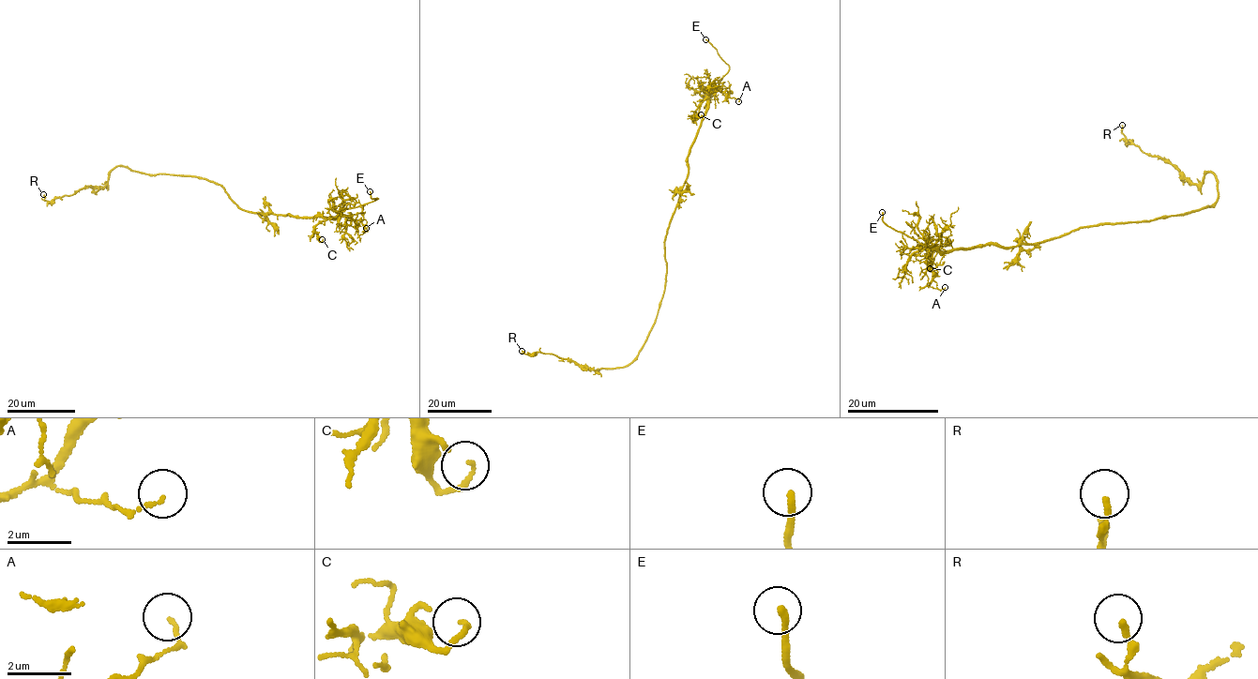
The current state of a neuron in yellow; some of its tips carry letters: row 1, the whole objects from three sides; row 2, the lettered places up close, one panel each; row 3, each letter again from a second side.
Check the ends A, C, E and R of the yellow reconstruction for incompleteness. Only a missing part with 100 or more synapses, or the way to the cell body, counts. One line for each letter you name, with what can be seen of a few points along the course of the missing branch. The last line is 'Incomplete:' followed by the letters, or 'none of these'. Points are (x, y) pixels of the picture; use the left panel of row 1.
E: (370, 191), (357, 179), (324, 156), (305, 123), (310, 116)
Incomplete: E

